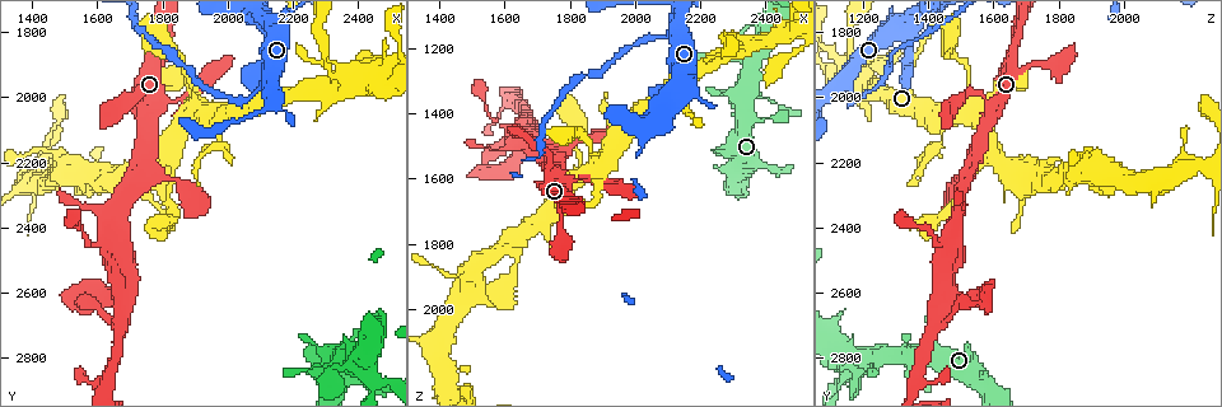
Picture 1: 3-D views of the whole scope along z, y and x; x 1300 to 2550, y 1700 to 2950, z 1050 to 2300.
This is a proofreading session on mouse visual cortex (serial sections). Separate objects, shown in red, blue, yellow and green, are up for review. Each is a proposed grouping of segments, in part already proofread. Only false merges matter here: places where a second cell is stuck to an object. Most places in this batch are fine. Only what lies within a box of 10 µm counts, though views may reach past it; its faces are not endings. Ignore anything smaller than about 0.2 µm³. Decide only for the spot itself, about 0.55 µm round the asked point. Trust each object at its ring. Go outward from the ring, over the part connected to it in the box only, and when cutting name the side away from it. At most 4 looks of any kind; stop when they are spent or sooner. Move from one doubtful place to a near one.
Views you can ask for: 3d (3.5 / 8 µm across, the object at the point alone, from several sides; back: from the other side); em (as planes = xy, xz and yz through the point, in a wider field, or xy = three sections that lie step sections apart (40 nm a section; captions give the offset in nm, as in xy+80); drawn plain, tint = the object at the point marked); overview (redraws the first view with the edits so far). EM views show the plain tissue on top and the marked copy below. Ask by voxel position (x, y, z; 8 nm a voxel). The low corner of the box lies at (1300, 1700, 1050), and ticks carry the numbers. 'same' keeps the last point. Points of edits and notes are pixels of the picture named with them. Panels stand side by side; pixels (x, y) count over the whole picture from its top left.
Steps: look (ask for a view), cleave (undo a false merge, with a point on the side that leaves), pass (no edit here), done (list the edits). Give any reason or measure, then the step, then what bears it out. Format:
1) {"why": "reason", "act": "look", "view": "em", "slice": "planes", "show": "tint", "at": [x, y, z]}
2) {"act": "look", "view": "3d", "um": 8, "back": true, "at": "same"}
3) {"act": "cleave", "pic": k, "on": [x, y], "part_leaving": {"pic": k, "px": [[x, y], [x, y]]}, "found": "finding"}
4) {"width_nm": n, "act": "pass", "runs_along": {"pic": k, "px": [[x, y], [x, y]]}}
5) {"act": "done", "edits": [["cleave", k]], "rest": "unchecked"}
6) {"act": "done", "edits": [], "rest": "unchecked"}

{"why": "thin neck", "act": "look", "view": "3d", "um": 3.5, "at": [2350, 1940, 1200]}

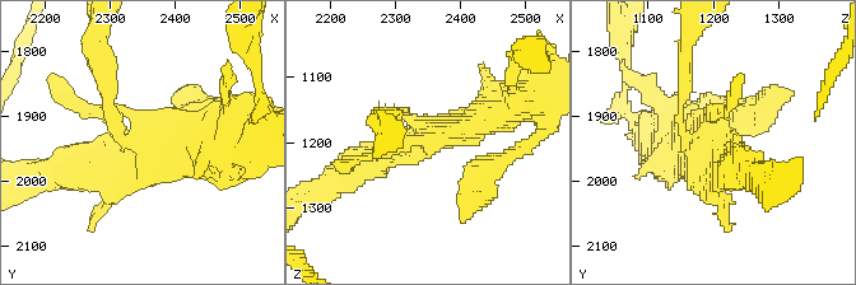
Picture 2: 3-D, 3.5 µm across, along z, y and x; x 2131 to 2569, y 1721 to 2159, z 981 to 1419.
{"act": "look", "view": "em", "slice": "xy", "step": 2, "show": "tint", "at": [2355, 1940, 1195]}

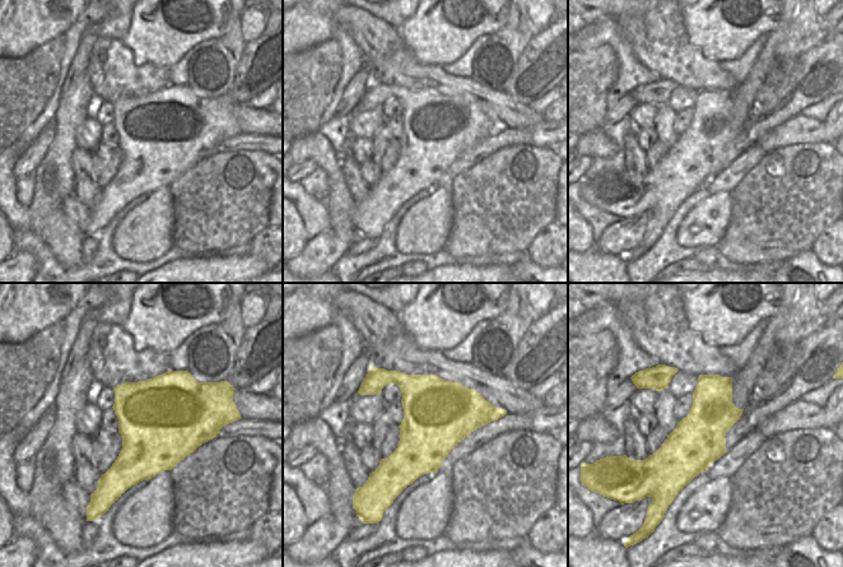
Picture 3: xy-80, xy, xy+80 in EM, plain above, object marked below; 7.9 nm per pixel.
{"width_nm": 550, "act": "pass", "runs_along": {"pic": 2, "px": [[359, 163], [414, 150], [507, 104]]}, "found": "continuous, no second cell"}

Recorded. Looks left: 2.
{"why": "calibre changes", "act": "look", "view": "3d", "um": 3.5, "at": [2080, 1990, 1160]}

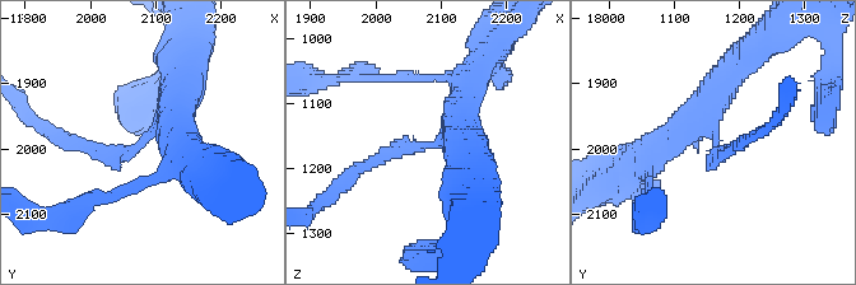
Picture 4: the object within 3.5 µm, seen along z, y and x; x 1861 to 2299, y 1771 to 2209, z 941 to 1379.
{"arm_widths_nm": [150, 450], "act": "look", "view": "em", "slice": "xy", "step": 2, "show": "tint", "at": [2070, 1995, 1160]}

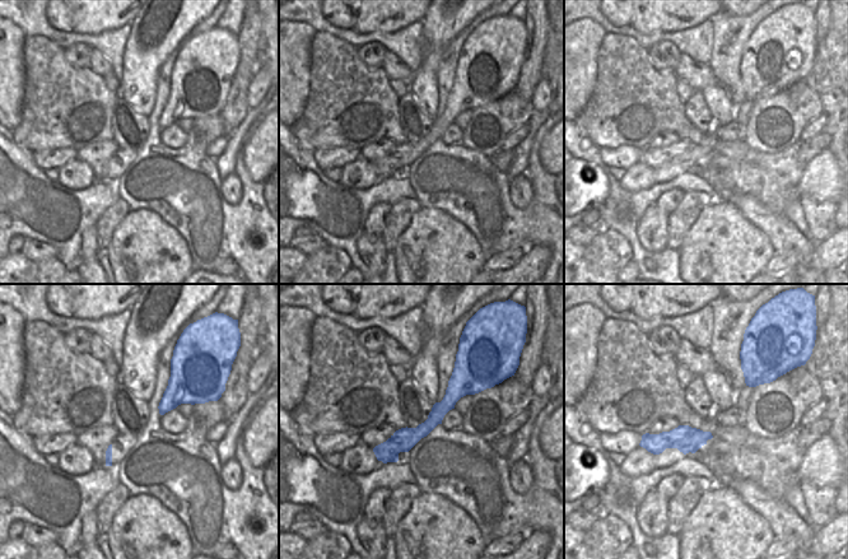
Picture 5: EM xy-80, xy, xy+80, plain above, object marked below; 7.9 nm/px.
{"act": "pass", "found": "one cell here"}

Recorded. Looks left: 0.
{"act": "done", "edits": [], "rest": "unchecked"}

